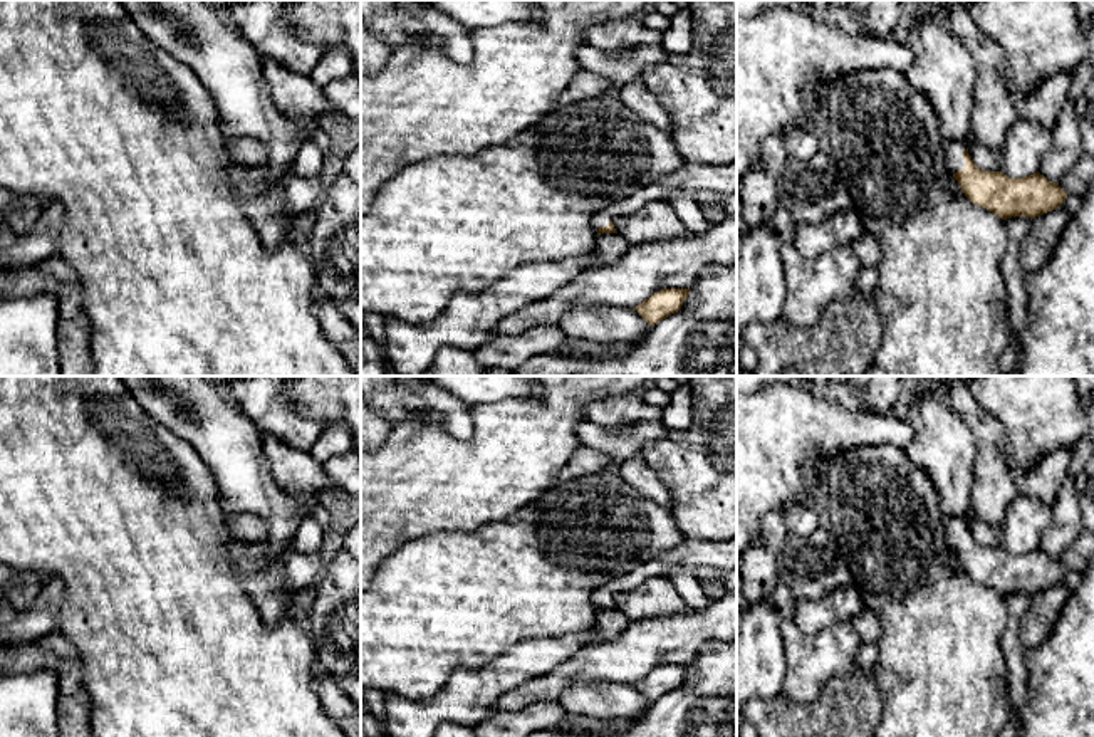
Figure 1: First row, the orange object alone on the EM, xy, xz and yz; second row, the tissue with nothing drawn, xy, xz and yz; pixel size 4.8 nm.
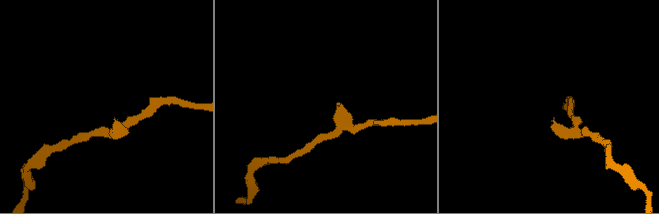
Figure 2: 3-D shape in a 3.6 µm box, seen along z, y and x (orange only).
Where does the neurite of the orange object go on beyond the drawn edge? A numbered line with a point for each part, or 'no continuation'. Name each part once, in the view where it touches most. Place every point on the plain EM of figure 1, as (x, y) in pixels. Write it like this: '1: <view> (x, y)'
1: yz (953, 526)

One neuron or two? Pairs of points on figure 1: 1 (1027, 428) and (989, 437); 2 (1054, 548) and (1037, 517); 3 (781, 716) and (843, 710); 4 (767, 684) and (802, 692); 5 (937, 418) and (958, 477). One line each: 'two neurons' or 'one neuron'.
1: two neurons
2: two neurons
3: one neuron
4: two neurons
5: one neuron

